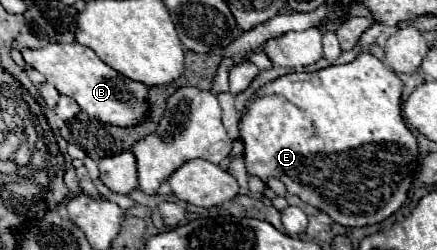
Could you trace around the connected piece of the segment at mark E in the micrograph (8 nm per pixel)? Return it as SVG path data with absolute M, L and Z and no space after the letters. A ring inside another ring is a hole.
M361 52L353 62L349 64L335 64L335 66L327 66L321 68L317 72L293 72L293 74L285 74L265 86L261 86L253 98L249 100L241 120L239 120L239 130L241 130L241 142L243 142L243 158L245 158L245 166L247 166L247 174L249 176L257 176L261 182L267 182L269 178L279 178L289 194L299 196L303 202L323 210L325 214L329 214L335 222L339 222L341 226L369 226L369 224L377 224L381 220L385 220L387 216L391 216L395 210L401 208L401 204L407 200L407 192L411 188L411 182L415 178L417 172L417 140L415 136L409 132L409 128L405 126L403 118L401 118L401 92L403 92L403 82L399 80L399 76L389 70L379 58L375 58L373 54L365 54Z

